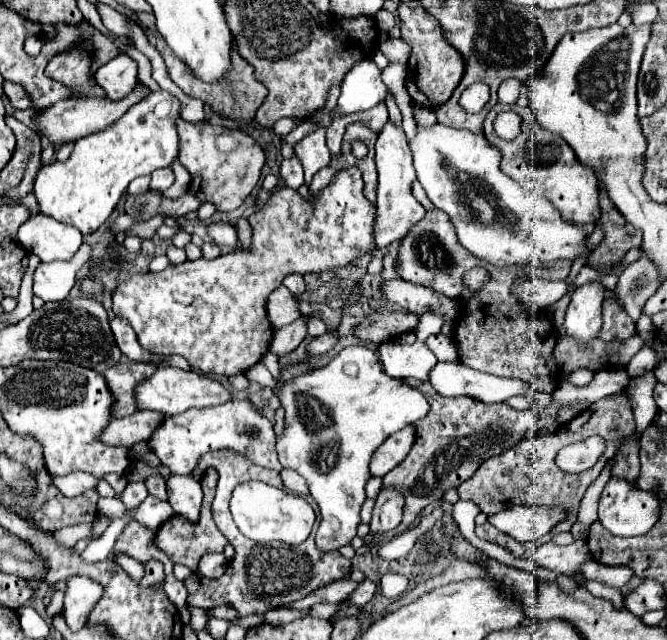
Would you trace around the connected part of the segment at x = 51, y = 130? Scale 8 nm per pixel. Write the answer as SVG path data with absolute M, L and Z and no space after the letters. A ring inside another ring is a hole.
M137 84L135 90L123 98L121 102L113 102L113 100L101 100L101 98L83 98L83 100L75 100L75 98L69 98L69 100L61 100L61 102L55 102L51 106L47 106L45 110L37 110L35 114L35 126L39 128L39 132L49 138L49 142L55 146L55 144L67 144L67 142L77 142L77 138L83 138L87 134L95 134L107 126L111 126L115 120L119 120L133 104L137 104L141 98L145 98L151 90L147 86L141 86Z

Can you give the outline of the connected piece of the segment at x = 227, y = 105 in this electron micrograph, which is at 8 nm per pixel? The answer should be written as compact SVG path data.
M139 14L139 20L141 20L141 24L147 26L147 30L149 30L149 32L147 32L149 42L155 44L155 48L161 52L161 56L163 56L163 60L165 60L165 64L167 64L167 70L169 70L169 78L171 78L187 96L199 98L199 100L207 102L207 104L213 108L213 112L219 114L219 116L223 116L223 118L243 120L243 122L251 122L251 120L255 118L255 110L259 110L259 106L263 104L263 98L267 98L267 88L265 88L263 84L259 84L259 80L257 80L255 74L253 74L253 72L255 72L253 66L251 66L247 60L243 60L243 58L239 56L239 52L233 50L233 54L231 54L231 58L233 58L233 70L231 70L231 76L229 76L227 80L223 80L223 82L219 82L219 84L205 84L205 82L197 80L197 78L191 74L191 70L187 68L187 64L181 62L179 58L175 58L175 54L171 52L171 48L163 42L163 38L159 38L159 34L157 34L157 30L155 30L155 18L153 18L153 14Z

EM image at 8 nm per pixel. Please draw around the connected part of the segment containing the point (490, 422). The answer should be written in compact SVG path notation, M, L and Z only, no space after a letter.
M411 380L407 384L423 392L431 410L425 418L413 422L415 446L411 448L411 454L407 454L407 458L383 478L385 486L397 486L405 494L403 520L395 528L397 534L405 532L427 504L441 500L445 490L457 488L461 482L471 478L487 458L499 456L507 448L517 446L529 430L535 430L537 424L537 416L531 410L515 410L509 404L485 404L463 396L445 398L439 396L429 382Z

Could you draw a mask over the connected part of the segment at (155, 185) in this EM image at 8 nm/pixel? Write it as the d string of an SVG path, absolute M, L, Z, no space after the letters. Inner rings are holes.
M159 168L159 170L155 170L151 174L151 188L153 190L165 192L173 182L175 182L175 176L173 176L171 168Z

